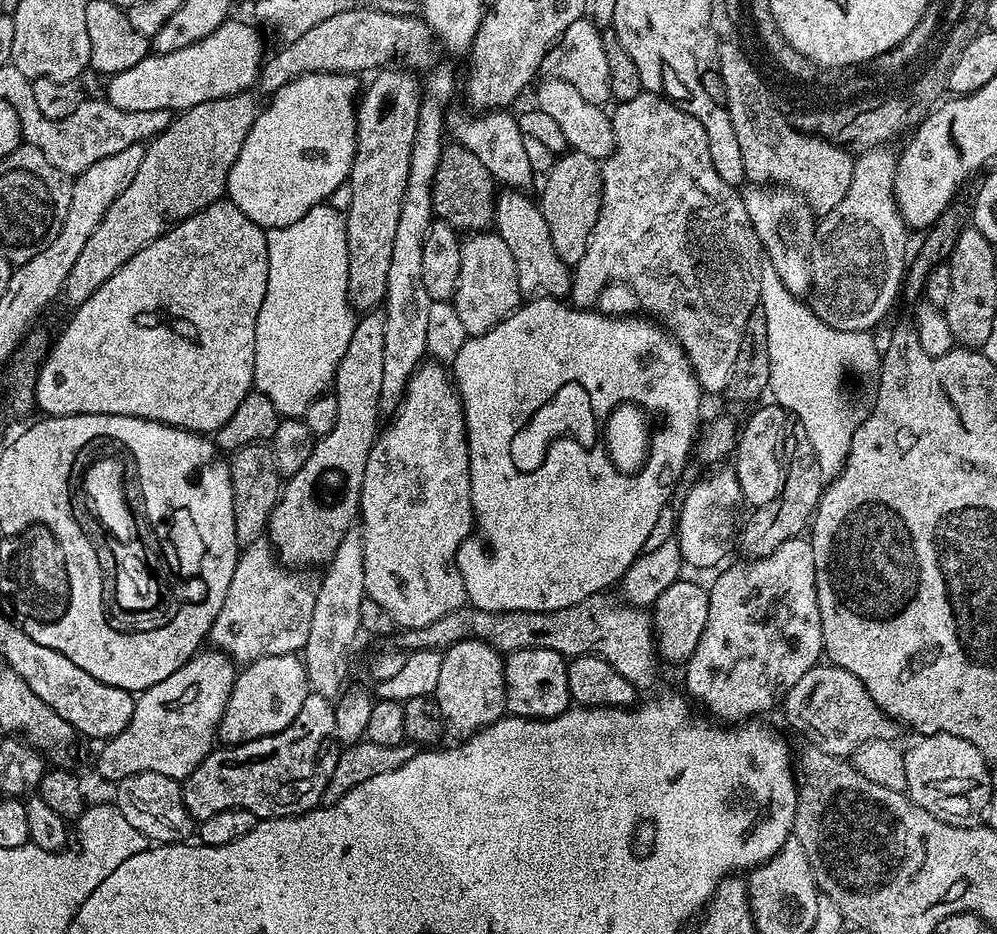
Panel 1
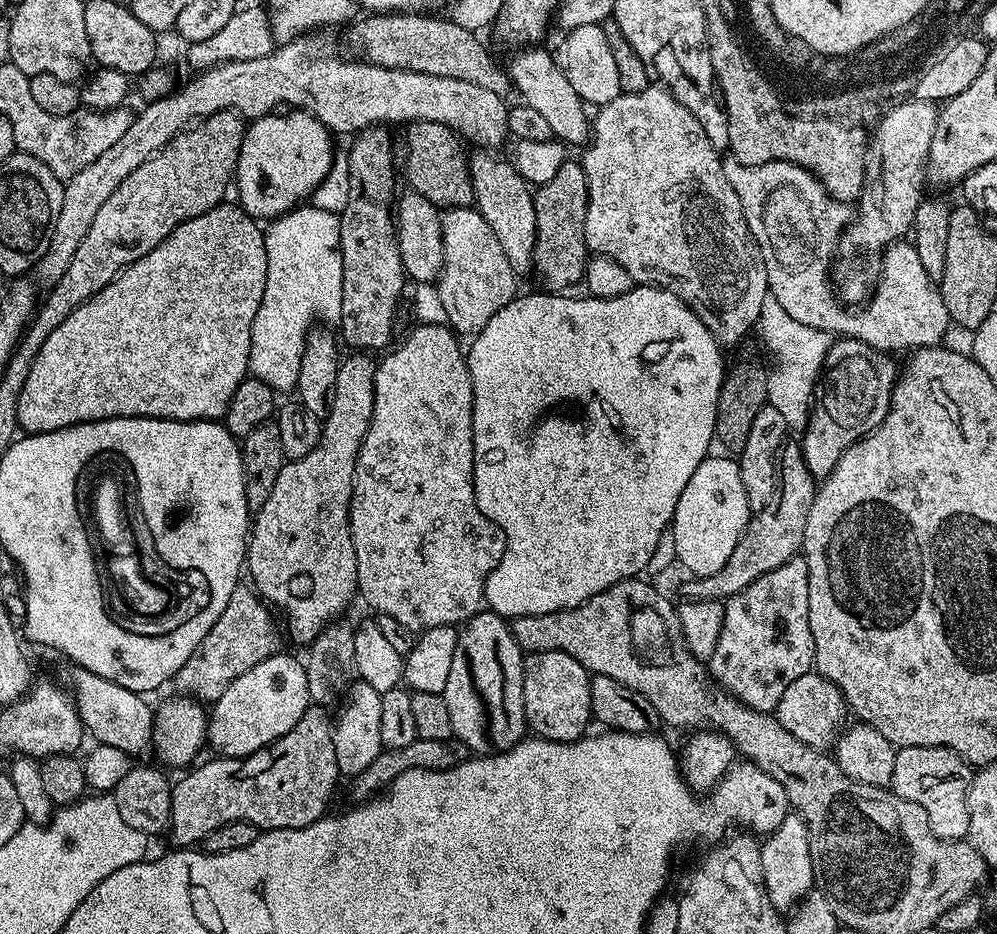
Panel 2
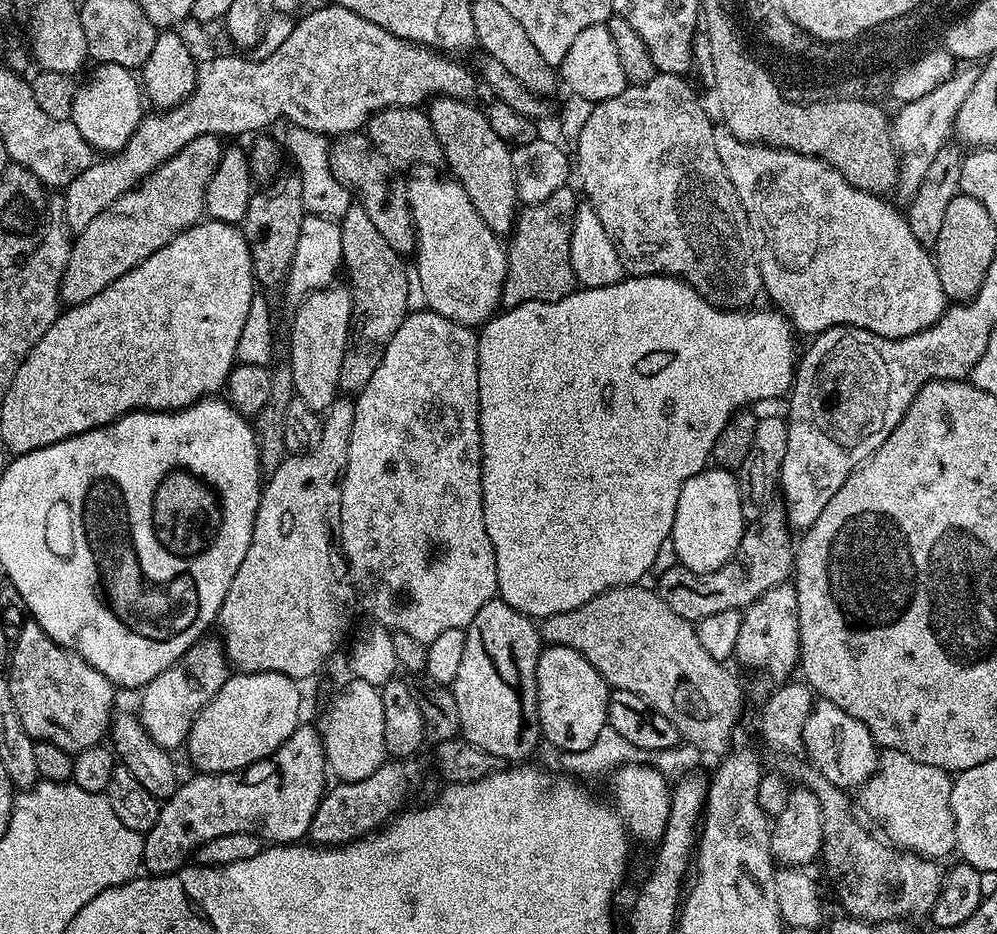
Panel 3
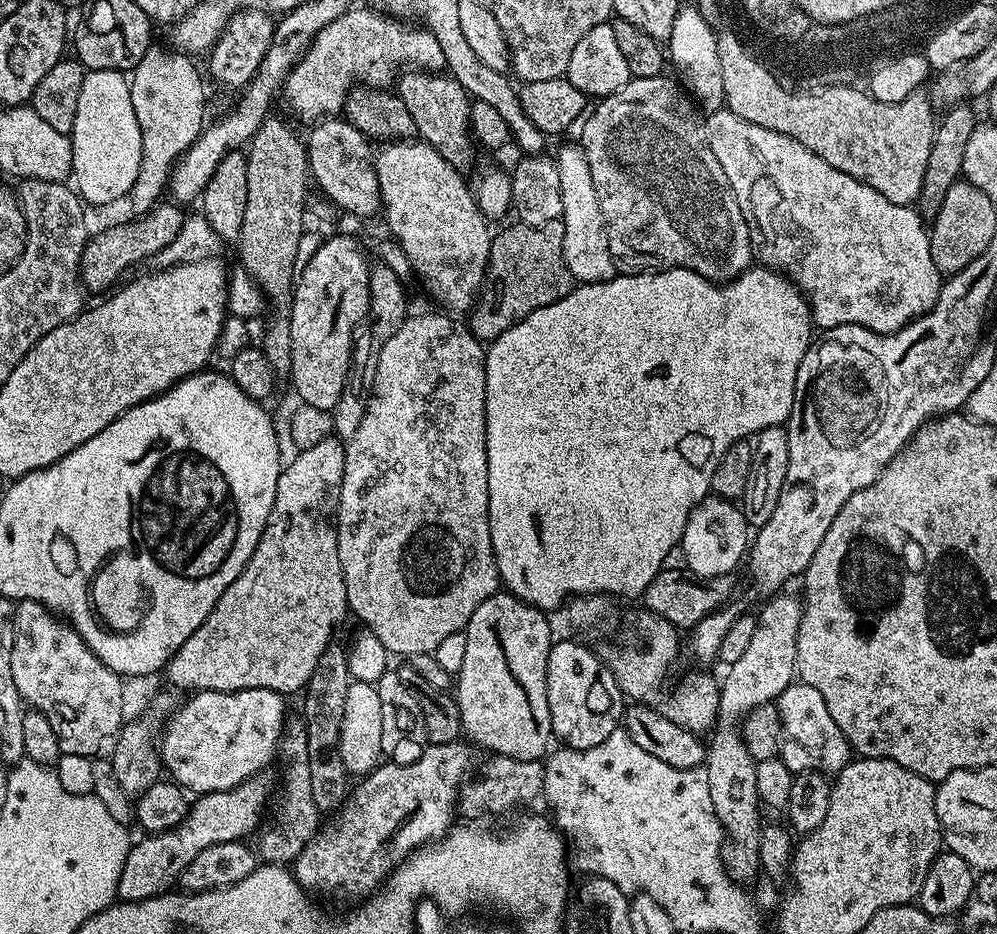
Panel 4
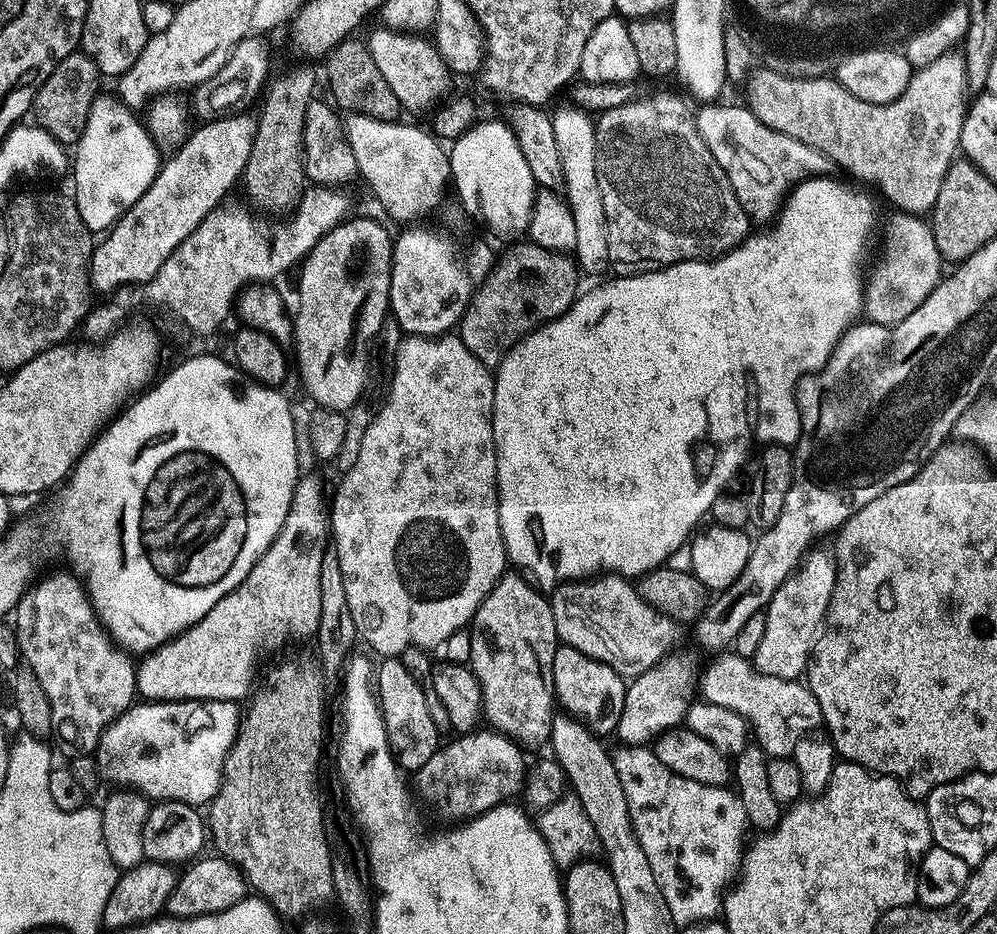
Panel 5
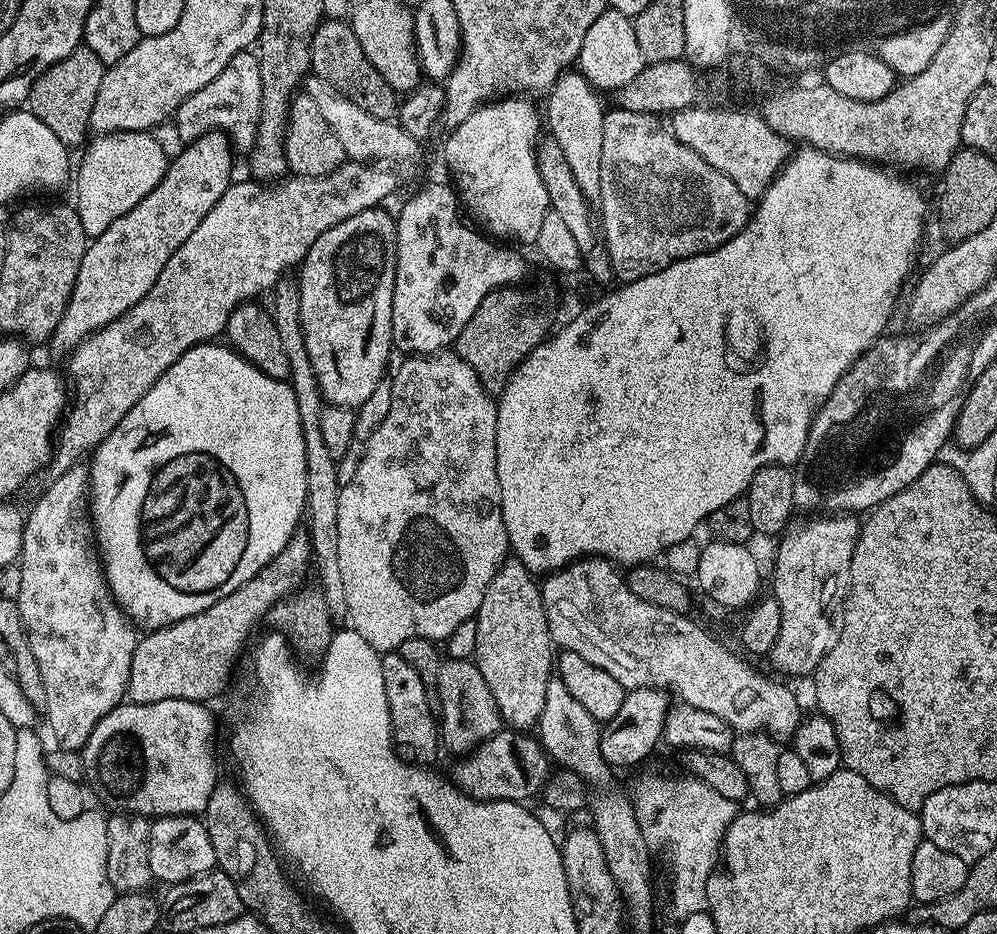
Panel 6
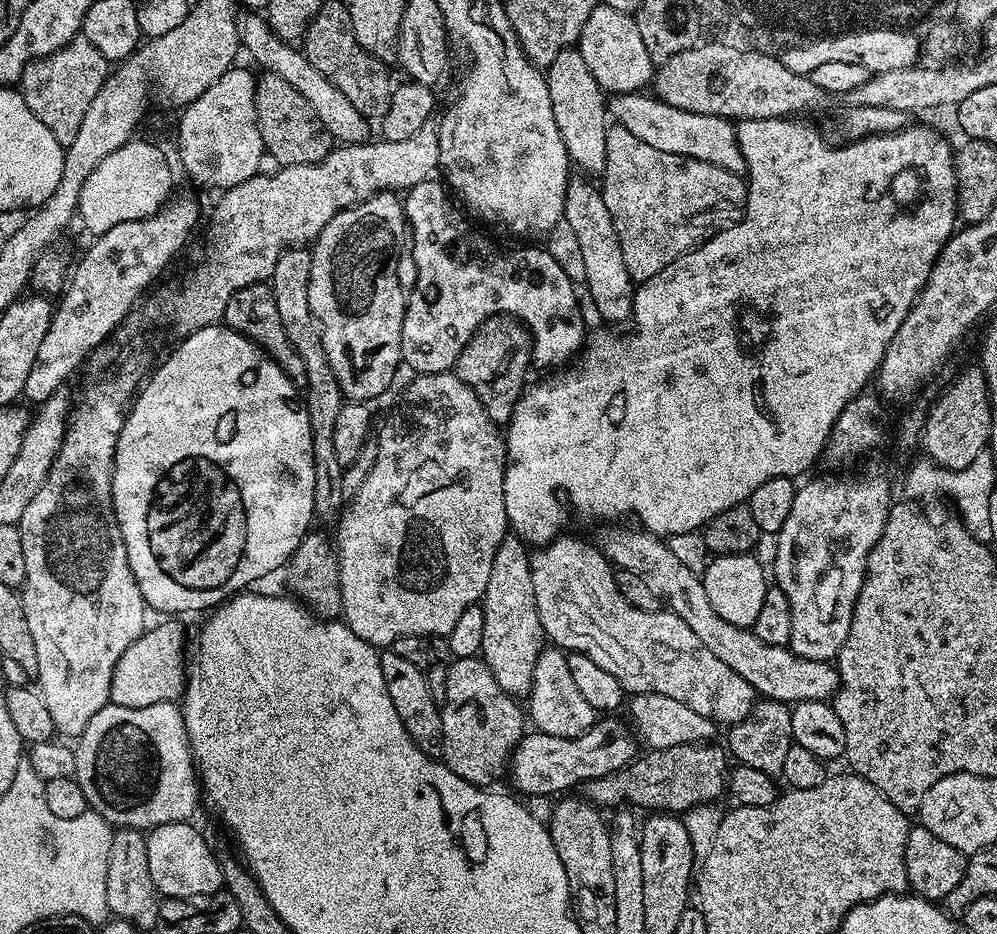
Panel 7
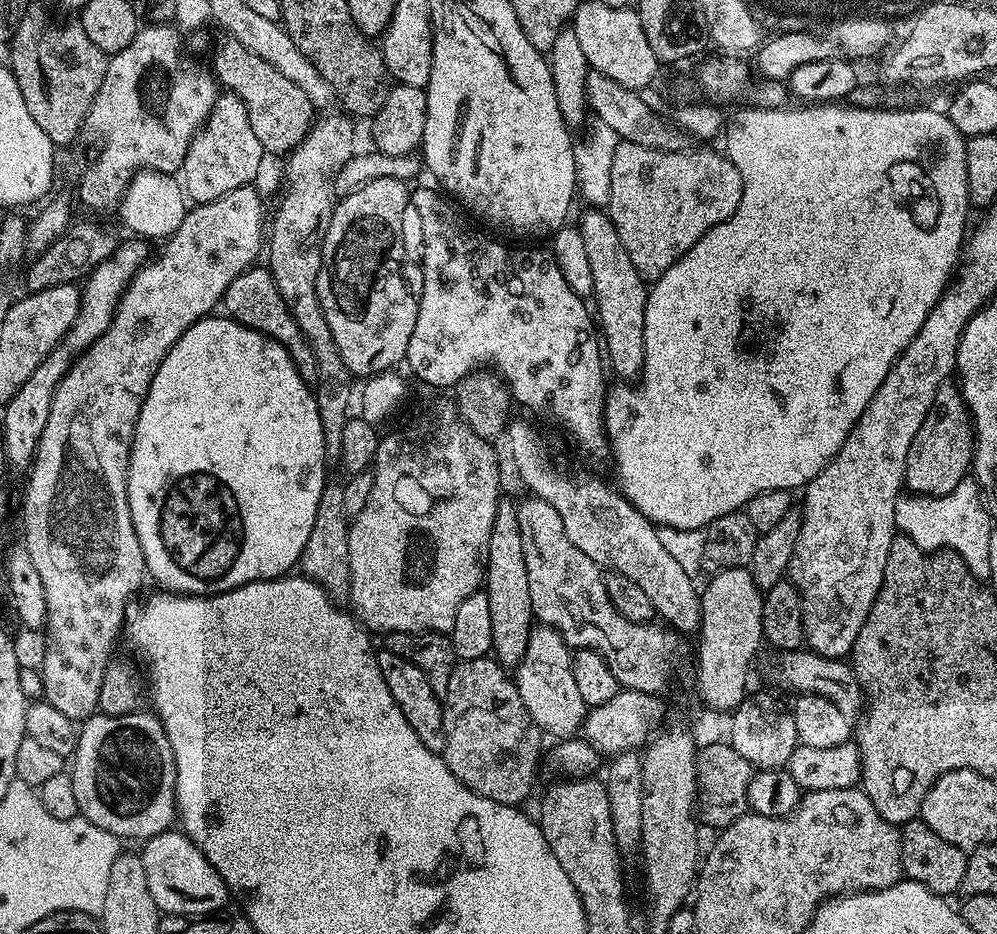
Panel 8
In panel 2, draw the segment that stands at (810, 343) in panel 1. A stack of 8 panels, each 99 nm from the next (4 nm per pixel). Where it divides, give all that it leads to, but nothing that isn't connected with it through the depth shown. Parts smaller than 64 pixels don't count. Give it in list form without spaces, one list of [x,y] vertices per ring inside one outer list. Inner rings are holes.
[[[771,294],[766,298],[766,302],[762,302],[759,332],[765,346],[772,351],[772,360],[776,363],[771,365],[768,373],[767,407],[781,412],[782,418],[795,423],[797,420],[797,425],[803,426],[808,423],[816,385],[826,354],[832,349],[833,337],[822,330],[814,330],[814,326],[802,326],[802,322],[790,318],[790,314],[782,310],[781,304]]]

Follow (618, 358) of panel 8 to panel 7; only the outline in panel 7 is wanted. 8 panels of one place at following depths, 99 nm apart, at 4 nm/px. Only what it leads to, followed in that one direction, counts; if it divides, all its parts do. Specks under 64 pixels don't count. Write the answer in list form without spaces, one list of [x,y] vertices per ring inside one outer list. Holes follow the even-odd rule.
[[[569,179],[564,195],[563,219],[570,222],[570,230],[574,230],[574,239],[578,241],[578,250],[582,250],[582,262],[586,266],[586,278],[583,287],[588,288],[588,296],[594,307],[600,311],[604,320],[612,324],[620,324],[632,315],[632,295],[634,282],[622,262],[622,248],[618,246],[614,224],[610,218],[610,210],[606,210],[603,191],[596,188],[591,179]]]

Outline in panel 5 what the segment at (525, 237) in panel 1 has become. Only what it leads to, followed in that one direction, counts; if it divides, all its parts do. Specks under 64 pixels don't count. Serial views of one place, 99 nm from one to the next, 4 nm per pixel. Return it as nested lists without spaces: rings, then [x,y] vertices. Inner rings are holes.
[[[383,26],[377,29],[377,32],[366,36],[366,43],[374,58],[374,66],[378,66],[382,78],[386,78],[386,86],[394,90],[394,98],[398,98],[405,113],[431,113],[449,95],[448,87],[451,86],[454,76],[448,63],[440,57],[435,43],[423,35],[394,32]]]

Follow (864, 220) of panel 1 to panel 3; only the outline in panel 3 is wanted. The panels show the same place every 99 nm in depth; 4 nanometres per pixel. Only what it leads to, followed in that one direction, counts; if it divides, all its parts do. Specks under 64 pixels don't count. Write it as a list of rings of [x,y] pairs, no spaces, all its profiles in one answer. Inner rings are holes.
[[[975,67],[961,68],[964,68],[961,72],[960,69],[953,71],[952,77],[946,82],[934,86],[930,94],[914,98],[914,102],[909,104],[900,104],[900,113],[891,121],[892,139],[897,145],[902,146],[900,178],[896,181],[895,191],[901,192],[904,198],[910,198],[916,193],[918,186],[922,186],[922,178],[930,162],[934,162],[938,150],[942,150],[953,135],[956,115],[958,110],[962,110],[962,102],[966,102],[970,90],[974,90],[974,82],[978,82],[980,74]]]

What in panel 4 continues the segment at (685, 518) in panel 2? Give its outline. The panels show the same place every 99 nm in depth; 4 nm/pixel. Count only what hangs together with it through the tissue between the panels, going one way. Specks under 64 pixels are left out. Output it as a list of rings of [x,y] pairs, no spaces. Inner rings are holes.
[[[709,494],[697,503],[692,509],[690,518],[686,522],[684,537],[680,539],[679,547],[686,554],[686,567],[689,572],[699,576],[727,576],[735,573],[736,567],[741,567],[746,553],[750,548],[750,525],[744,518],[743,511],[733,501],[723,500],[720,496]]]

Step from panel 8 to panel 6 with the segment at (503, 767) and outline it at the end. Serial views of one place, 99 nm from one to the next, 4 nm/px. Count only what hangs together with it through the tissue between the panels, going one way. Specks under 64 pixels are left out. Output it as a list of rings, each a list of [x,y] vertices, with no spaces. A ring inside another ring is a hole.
[[[445,659],[440,665],[438,674],[438,732],[442,744],[455,754],[467,754],[491,738],[495,732],[501,731],[500,711],[494,702],[494,694],[490,694],[490,686],[486,686],[486,678],[478,670],[472,660]]]

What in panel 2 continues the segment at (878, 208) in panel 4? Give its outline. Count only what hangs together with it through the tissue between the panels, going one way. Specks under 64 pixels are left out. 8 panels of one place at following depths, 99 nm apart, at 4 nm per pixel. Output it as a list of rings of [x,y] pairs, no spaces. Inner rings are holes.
[[[730,154],[723,157],[723,162],[726,182],[734,186],[734,194],[738,194],[738,202],[742,202],[742,214],[746,214],[750,234],[764,257],[769,293],[781,304],[782,310],[786,310],[790,318],[802,322],[802,326],[814,326],[814,330],[839,334],[844,338],[851,337],[853,332],[852,320],[848,317],[849,309],[841,303],[834,291],[830,269],[840,235],[853,219],[853,209],[833,198],[817,176],[811,176],[797,164],[775,160],[762,166],[742,166],[742,162],[738,162]],[[897,242],[884,250],[880,280],[862,311],[868,320],[884,320],[880,324],[880,336],[884,339],[883,347],[892,354],[903,348],[937,347],[950,329],[946,302],[942,302],[939,287],[926,274],[911,242]]]

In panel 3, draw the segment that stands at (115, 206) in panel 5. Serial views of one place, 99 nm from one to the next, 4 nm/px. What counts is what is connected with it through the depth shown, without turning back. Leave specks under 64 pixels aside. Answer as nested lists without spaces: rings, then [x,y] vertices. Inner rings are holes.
[[[102,63],[93,69],[88,78],[77,85],[71,121],[95,151],[102,150],[101,153],[111,154],[124,148],[140,124],[144,115],[142,86],[137,75],[124,66]]]

